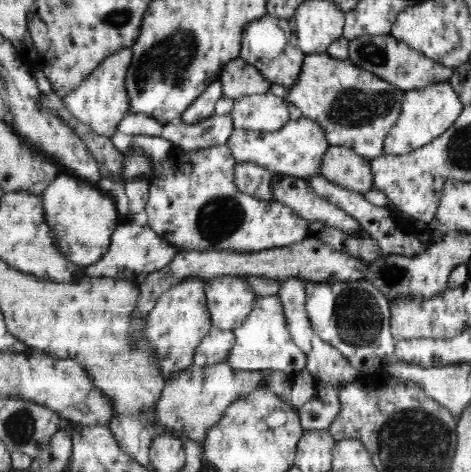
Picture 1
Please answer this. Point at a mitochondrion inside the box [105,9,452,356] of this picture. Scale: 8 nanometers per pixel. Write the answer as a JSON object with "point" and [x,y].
{"point":[165,66]}

